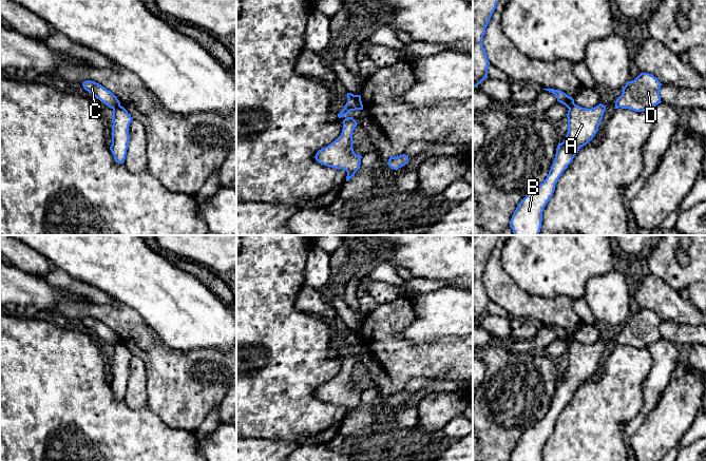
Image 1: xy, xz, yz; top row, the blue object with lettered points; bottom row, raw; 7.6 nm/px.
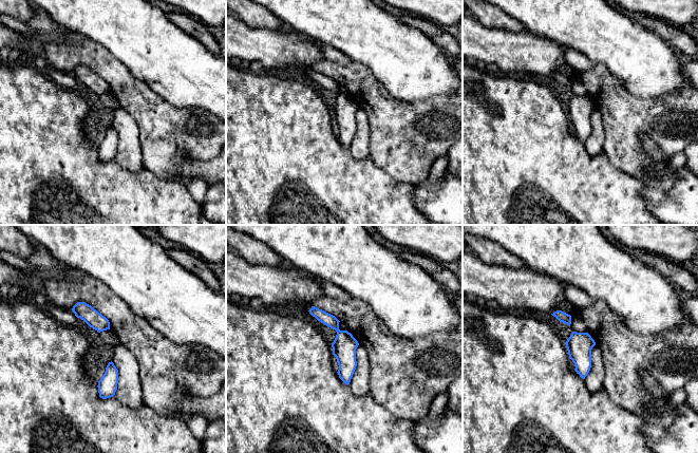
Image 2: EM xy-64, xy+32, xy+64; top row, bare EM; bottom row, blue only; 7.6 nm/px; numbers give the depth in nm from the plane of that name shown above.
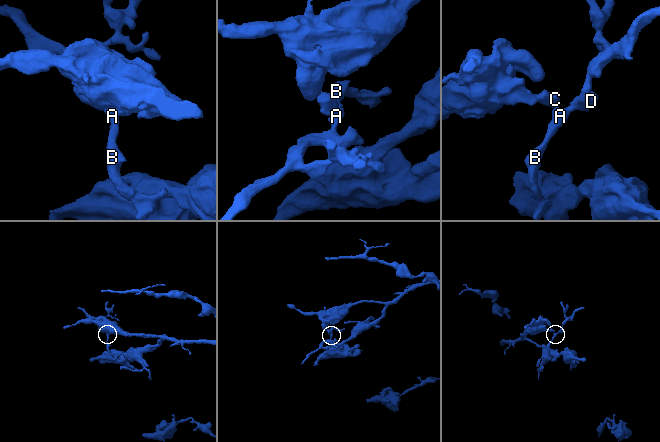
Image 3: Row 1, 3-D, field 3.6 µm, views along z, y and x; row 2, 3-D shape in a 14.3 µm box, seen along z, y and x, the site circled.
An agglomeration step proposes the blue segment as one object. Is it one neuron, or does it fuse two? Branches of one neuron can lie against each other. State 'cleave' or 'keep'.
cleave

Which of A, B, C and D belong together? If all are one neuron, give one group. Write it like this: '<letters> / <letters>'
A B D / C

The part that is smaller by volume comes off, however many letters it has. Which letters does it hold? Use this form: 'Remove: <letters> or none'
Remove: A, B, D

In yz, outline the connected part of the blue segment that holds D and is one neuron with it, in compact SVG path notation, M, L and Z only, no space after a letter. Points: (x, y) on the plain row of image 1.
M641 309L634 316L628 318L622 331L615 338L614 345L629 345L644 348L661 340L662 320L649 309Z

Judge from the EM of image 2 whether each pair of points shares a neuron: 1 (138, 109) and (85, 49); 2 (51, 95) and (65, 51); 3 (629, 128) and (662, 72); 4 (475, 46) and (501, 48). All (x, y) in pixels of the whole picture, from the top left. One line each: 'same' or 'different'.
1: same
2: different
3: different
4: same

